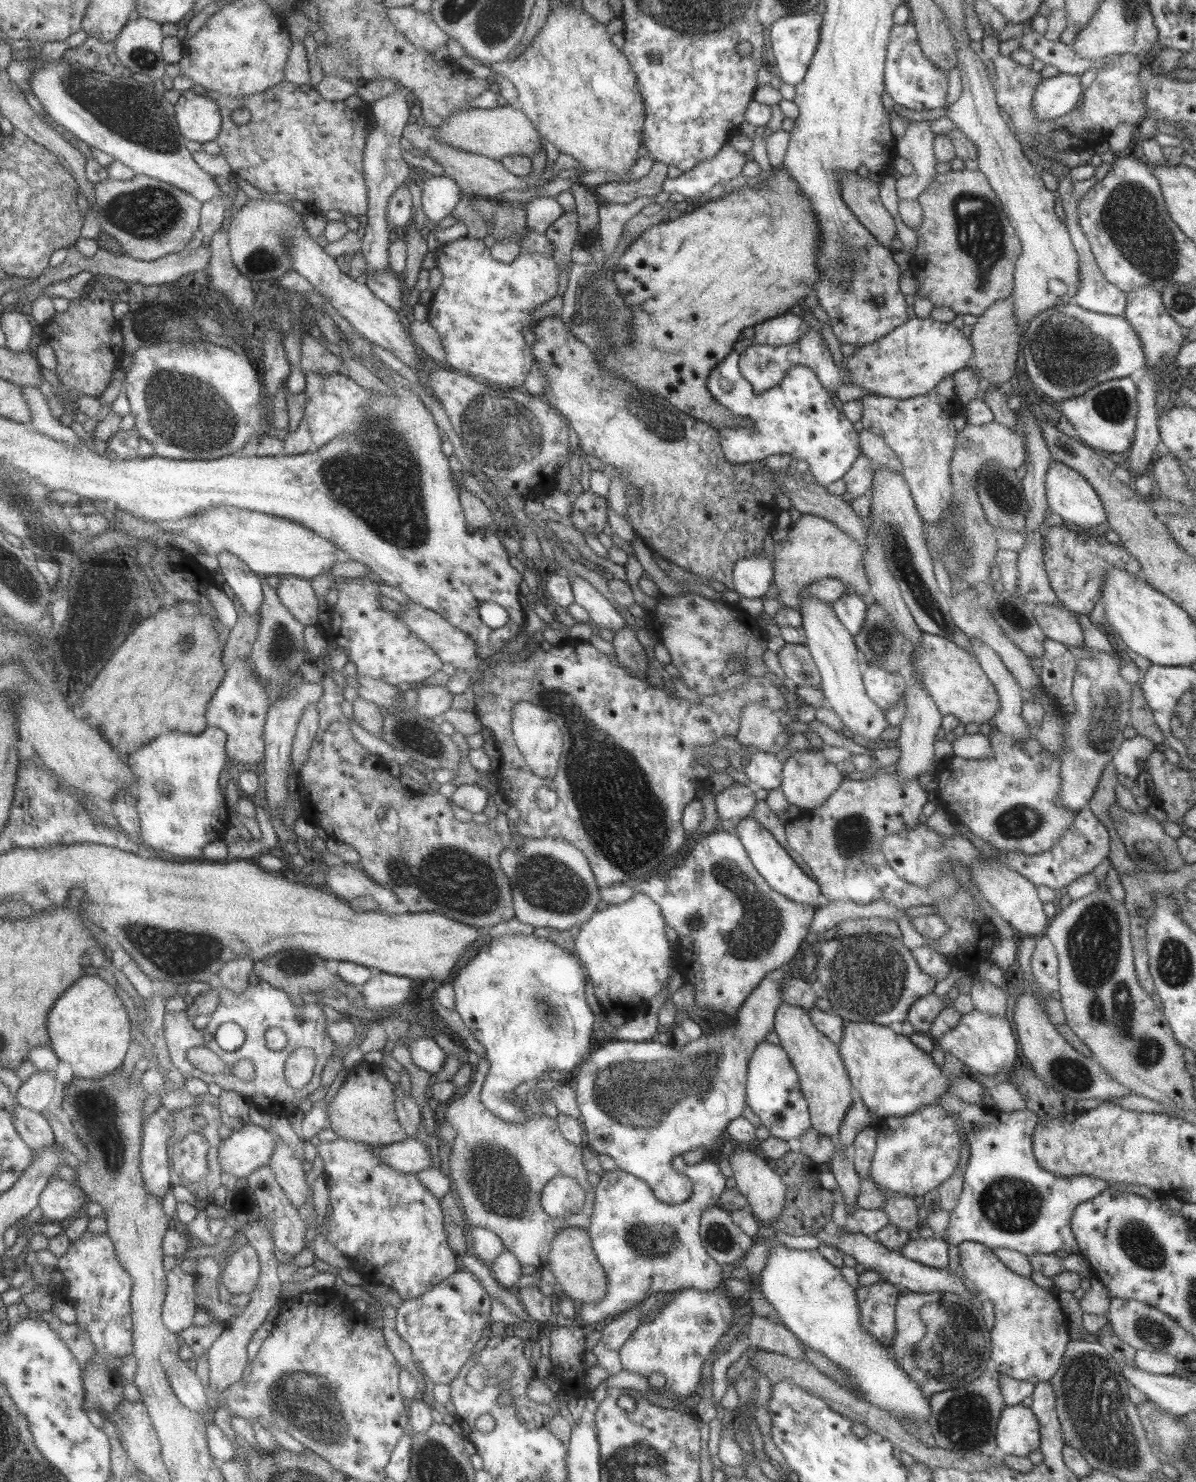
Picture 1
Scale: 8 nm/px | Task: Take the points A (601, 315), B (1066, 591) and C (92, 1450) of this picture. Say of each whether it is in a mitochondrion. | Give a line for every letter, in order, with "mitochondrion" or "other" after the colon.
A: mitochondrion
B: other
C: other

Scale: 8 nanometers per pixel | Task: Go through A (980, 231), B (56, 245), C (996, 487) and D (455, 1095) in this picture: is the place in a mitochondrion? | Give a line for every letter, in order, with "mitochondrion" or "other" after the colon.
A: mitochondrion
B: other
C: mitochondrion
D: other

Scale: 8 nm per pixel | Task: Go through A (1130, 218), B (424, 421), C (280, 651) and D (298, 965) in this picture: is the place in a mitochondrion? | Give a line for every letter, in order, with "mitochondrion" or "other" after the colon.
A: mitochondrion
B: other
C: mitochondrion
D: mitochondrion

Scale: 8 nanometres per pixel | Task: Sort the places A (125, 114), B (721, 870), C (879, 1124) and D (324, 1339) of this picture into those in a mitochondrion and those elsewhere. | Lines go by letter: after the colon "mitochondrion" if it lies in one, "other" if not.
A: mitochondrion
B: mitochondrion
C: other
D: other

